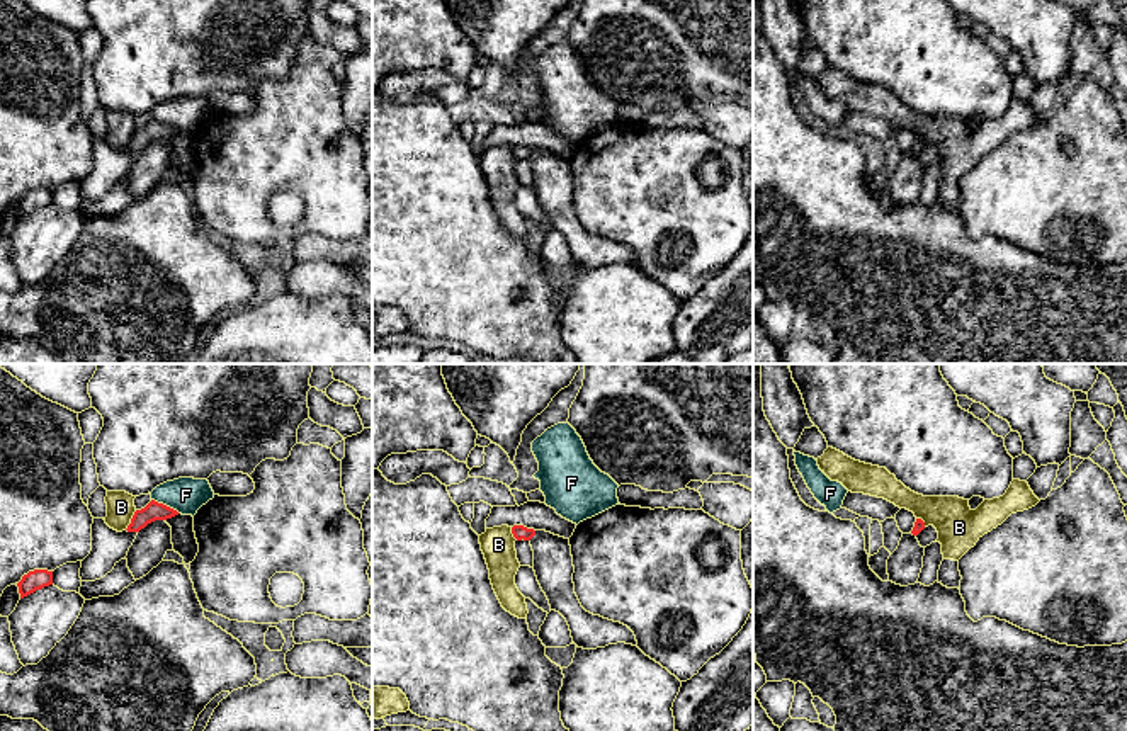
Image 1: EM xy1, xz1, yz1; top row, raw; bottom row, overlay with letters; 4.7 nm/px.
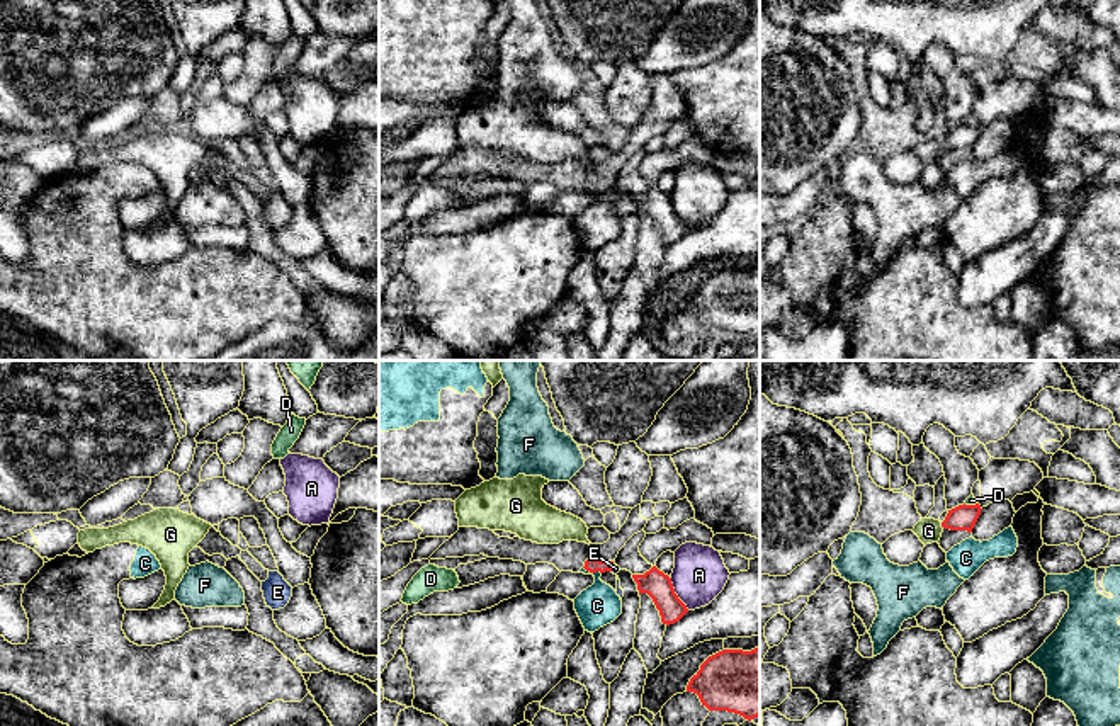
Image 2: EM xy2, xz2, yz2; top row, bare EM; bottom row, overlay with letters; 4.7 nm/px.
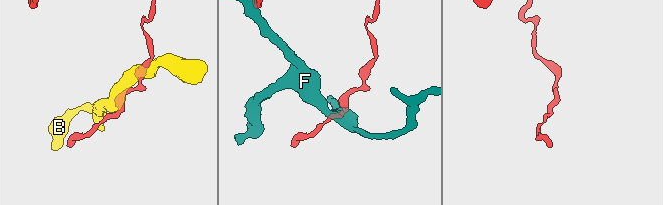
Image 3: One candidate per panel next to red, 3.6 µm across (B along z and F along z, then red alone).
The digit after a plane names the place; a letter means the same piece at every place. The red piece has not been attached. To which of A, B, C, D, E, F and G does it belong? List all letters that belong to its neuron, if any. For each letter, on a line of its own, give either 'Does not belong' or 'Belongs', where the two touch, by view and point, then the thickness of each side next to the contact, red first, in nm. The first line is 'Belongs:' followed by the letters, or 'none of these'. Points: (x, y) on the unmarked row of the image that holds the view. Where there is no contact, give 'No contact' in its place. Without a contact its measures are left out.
Belongs: G
A: Does not belong. Touches red at xz2 (675, 213). Thickness 130 nm (red) against 260 nm
B: Does not belong. Touches red at xy1 (131, 140). Thickness 90 nm (red) against 130 nm
C: Does not belong. Touches red at xz2 (592, 191). Thickness 70 nm (red) against 200 nm
D: Does not belong. Touches red at yz2 (969, 124). Thickness 120 nm (red) against 50 nm
E: Does not belong. Touches red at xz2 (612, 186). Thickness 70 nm (red) against 40 nm
F: Does not belong. Touches red at xy1 (165, 124). Thickness 90 nm (red) against 170 nm
G: Belongs. Touches red at yz2 (942, 145). Thickness 120 nm (red) against 120 nm

